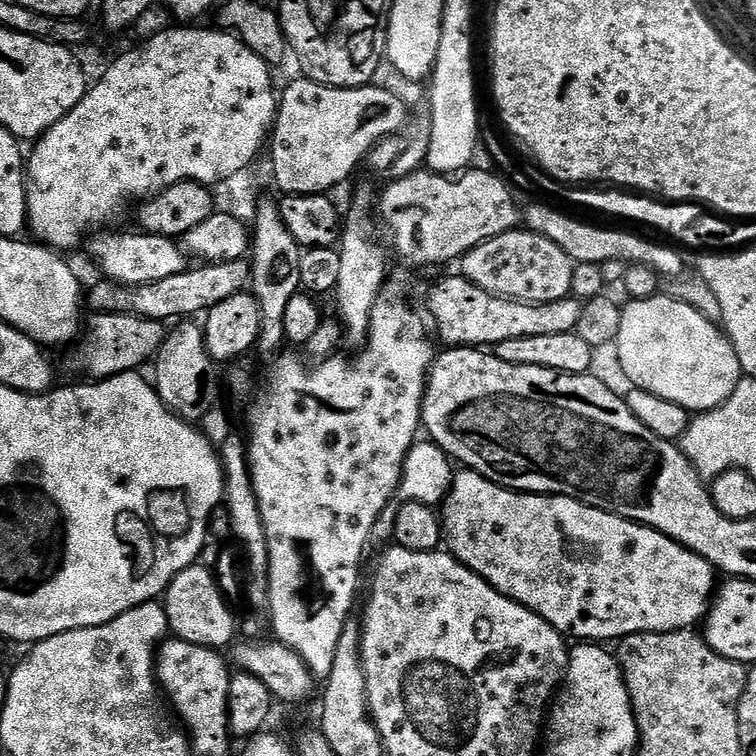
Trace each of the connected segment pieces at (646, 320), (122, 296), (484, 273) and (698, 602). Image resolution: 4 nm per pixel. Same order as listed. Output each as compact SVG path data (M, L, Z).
M657 294L645 300L629 299L628 305L623 305L620 314L622 326L618 326L618 338L614 345L620 368L633 389L658 394L658 398L666 398L690 414L709 412L734 394L734 386L738 386L742 378L736 351L723 331L715 323L712 325L694 305L664 295Z
M247 259L221 264L201 263L200 268L189 267L182 274L173 274L171 278L161 278L159 282L149 284L118 284L107 278L100 281L92 288L92 293L87 293L86 304L96 314L109 312L129 312L132 316L141 316L147 320L161 322L179 321L181 318L196 318L206 314L218 302L226 302L234 294L245 291L249 287L252 275L252 266Z
M517 226L506 234L498 234L498 238L490 238L474 250L470 250L459 261L459 271L465 280L468 280L474 286L486 290L495 296L504 296L508 300L521 300L527 304L541 304L542 302L558 302L558 298L566 298L572 295L570 290L570 278L574 278L572 269L574 261L558 246L558 242L550 242L537 232L529 232L523 227Z
M460 470L455 473L452 477L452 486L448 490L448 495L445 496L442 505L442 544L447 551L452 553L454 559L460 564L465 564L470 571L474 574L478 574L490 585L494 590L498 590L506 598L510 598L514 602L518 602L522 607L529 608L530 611L536 612L542 619L545 620L550 626L554 626L557 632L563 634L565 637L571 638L576 642L608 642L604 640L613 640L613 642L619 641L621 638L629 636L630 634L638 634L639 632L674 632L677 628L692 628L693 626L699 625L703 621L713 599L714 593L718 587L717 569L713 568L711 562L706 558L702 558L698 554L694 554L689 548L684 548L678 542L671 540L666 534L662 534L658 530L648 528L644 524L636 524L633 520L627 520L621 516L615 516L609 512L603 512L598 510L594 506L584 504L580 500L575 500L569 496L545 496L543 494L537 494L534 492L513 492L511 488L503 488L500 484L490 482L482 474L471 470Z

